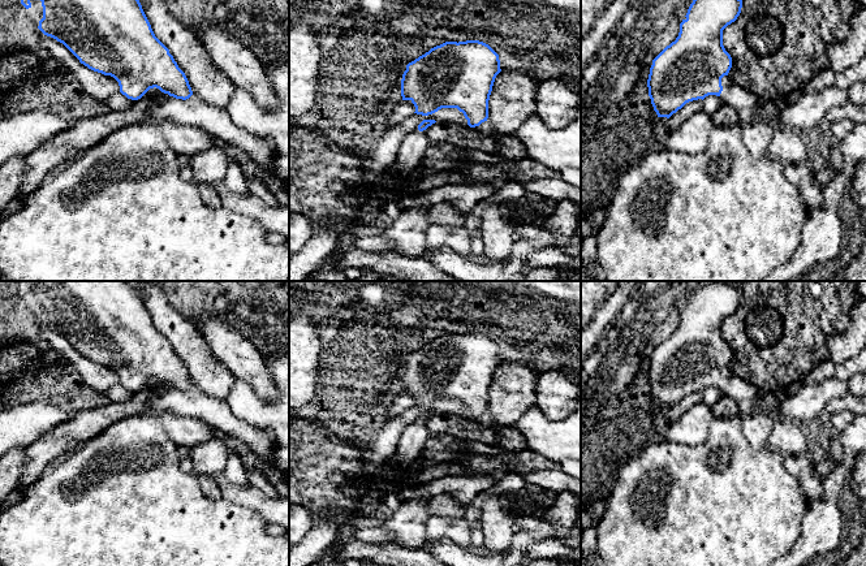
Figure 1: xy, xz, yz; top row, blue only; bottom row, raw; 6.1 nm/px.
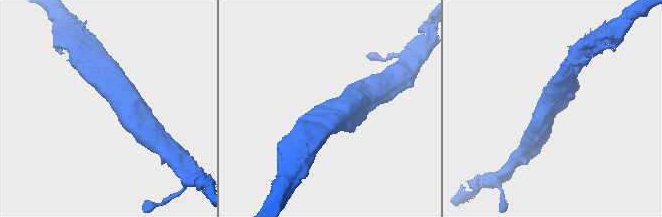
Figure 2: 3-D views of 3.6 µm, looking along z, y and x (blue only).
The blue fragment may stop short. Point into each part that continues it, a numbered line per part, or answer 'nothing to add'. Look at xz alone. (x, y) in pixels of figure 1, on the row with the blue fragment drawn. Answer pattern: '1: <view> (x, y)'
1: xz (412, 150)

